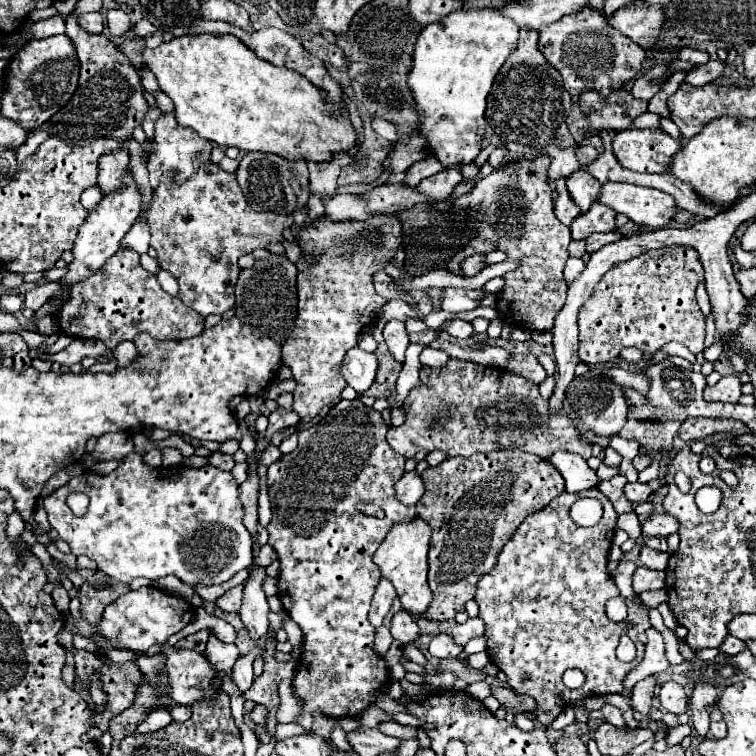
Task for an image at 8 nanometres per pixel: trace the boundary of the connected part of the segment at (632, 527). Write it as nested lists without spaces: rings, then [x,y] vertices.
[[[634,511],[628,513],[628,515],[620,515],[616,527],[618,527],[618,529],[624,529],[624,531],[630,535],[630,539],[634,539],[634,541],[642,535],[642,531],[640,531],[640,523],[638,523],[638,517],[636,517]]]

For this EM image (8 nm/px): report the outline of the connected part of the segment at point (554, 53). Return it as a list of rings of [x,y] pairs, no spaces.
[[[592,7],[580,9],[578,13],[546,25],[540,31],[538,47],[550,65],[554,65],[562,75],[564,87],[572,99],[578,99],[578,95],[584,91],[598,91],[602,97],[608,97],[612,91],[622,89],[626,83],[636,79],[638,71],[642,69],[642,61],[646,59],[640,45],[614,29],[606,17]]]

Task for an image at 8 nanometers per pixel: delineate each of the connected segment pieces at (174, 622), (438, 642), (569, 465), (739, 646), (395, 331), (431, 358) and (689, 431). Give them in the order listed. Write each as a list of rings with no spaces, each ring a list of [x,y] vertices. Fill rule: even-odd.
[[[140,587],[138,591],[130,591],[130,593],[122,595],[118,601],[110,603],[104,609],[104,615],[98,621],[98,625],[92,627],[81,618],[75,623],[76,633],[80,633],[82,637],[88,637],[88,639],[92,639],[92,635],[100,635],[118,649],[146,651],[148,647],[152,647],[156,643],[166,643],[168,637],[182,631],[192,621],[194,611],[196,609],[178,595],[160,591],[158,587]]]
[[[440,633],[440,635],[436,635],[436,637],[430,641],[428,651],[430,651],[432,657],[446,659],[446,657],[458,657],[458,655],[464,651],[464,647],[462,647],[462,645],[456,645],[450,635]]]
[[[554,453],[554,457],[550,457],[550,461],[566,479],[566,491],[570,491],[570,493],[588,491],[600,483],[596,471],[592,471],[588,467],[588,463],[578,455]]]
[[[726,637],[724,643],[720,645],[720,653],[726,653],[726,655],[734,655],[734,653],[740,653],[742,649],[746,649],[744,641],[740,641],[738,637]]]
[[[388,321],[386,327],[384,327],[384,341],[388,345],[388,351],[392,353],[392,357],[398,361],[398,363],[404,363],[404,351],[406,347],[410,345],[410,339],[408,339],[408,333],[406,333],[406,327],[402,321]]]
[[[426,347],[420,355],[420,363],[422,365],[428,365],[428,367],[444,367],[448,363],[448,355],[440,349],[432,349],[432,347]]]
[[[690,417],[684,421],[684,425],[680,427],[678,431],[678,437],[686,443],[692,443],[692,441],[698,441],[698,439],[704,439],[704,437],[710,437],[710,435],[718,435],[718,433],[736,433],[738,429],[742,429],[744,423],[735,421],[732,419],[704,419],[704,417]]]

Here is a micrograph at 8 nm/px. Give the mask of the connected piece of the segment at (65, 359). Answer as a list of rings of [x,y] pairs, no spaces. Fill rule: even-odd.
[[[74,339],[66,349],[48,355],[50,361],[58,361],[60,365],[71,365],[81,362],[84,357],[98,357],[102,353],[108,353],[108,359],[114,359],[110,355],[110,351],[102,345],[102,341],[82,341],[82,339]]]

